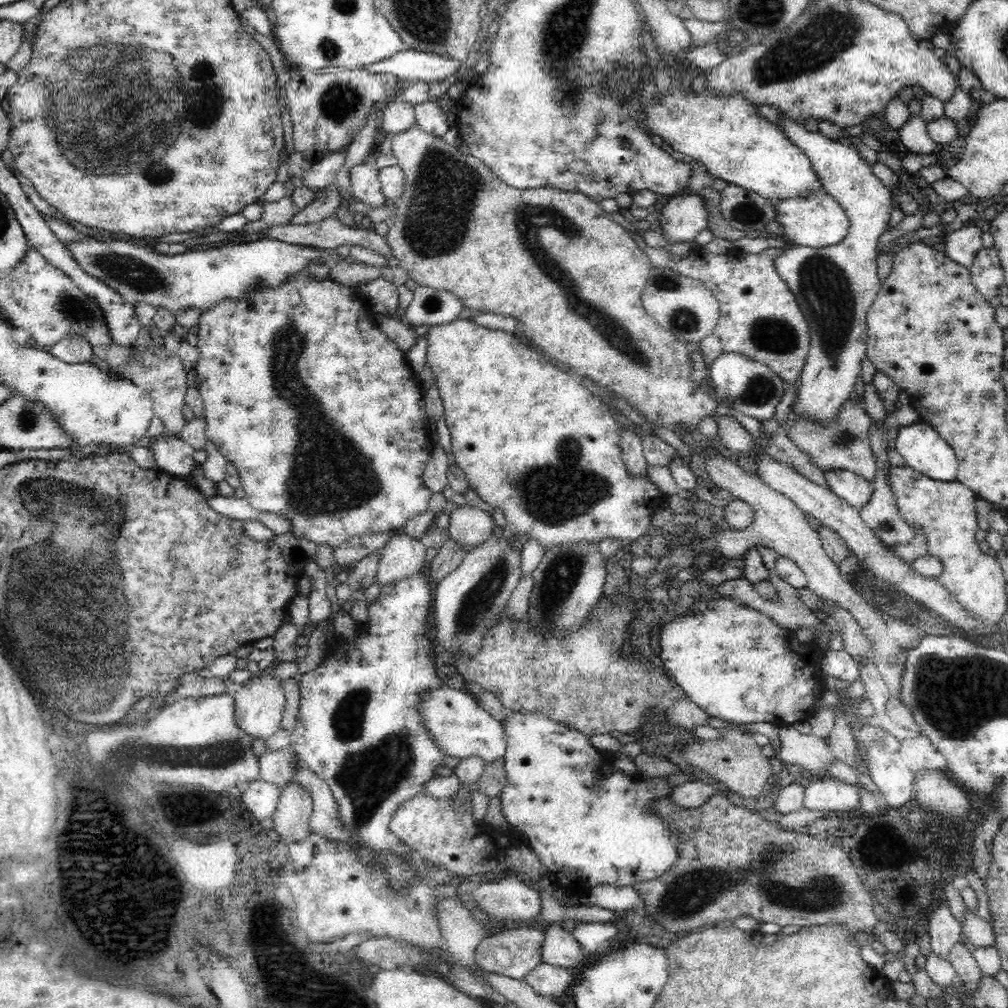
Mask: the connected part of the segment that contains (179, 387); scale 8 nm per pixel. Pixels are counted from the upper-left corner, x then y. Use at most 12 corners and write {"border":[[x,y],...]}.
{"border":[[150,341],[112,344],[91,356],[123,372],[154,403],[168,437],[187,425],[186,371]]}

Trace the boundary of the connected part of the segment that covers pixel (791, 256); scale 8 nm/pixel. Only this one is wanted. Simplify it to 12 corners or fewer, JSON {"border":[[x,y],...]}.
{"border":[[777,110],[850,220],[783,247],[809,328],[790,412],[828,425],[855,394],[890,193],[855,148]]}

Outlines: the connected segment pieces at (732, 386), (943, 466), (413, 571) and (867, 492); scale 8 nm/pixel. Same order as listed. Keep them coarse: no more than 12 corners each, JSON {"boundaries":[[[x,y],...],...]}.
{"boundaries":[[[735,352],[710,364],[712,382],[738,412],[774,419],[786,382]],[[925,423],[898,429],[895,448],[912,471],[952,483],[954,451]],[[404,530],[380,553],[380,588],[421,574],[424,545]],[[823,473],[826,487],[856,510],[874,489],[857,474]]]}

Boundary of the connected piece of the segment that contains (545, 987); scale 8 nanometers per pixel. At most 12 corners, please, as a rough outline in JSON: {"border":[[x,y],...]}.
{"border":[[540,963],[525,977],[539,995],[570,988],[577,973]]}

